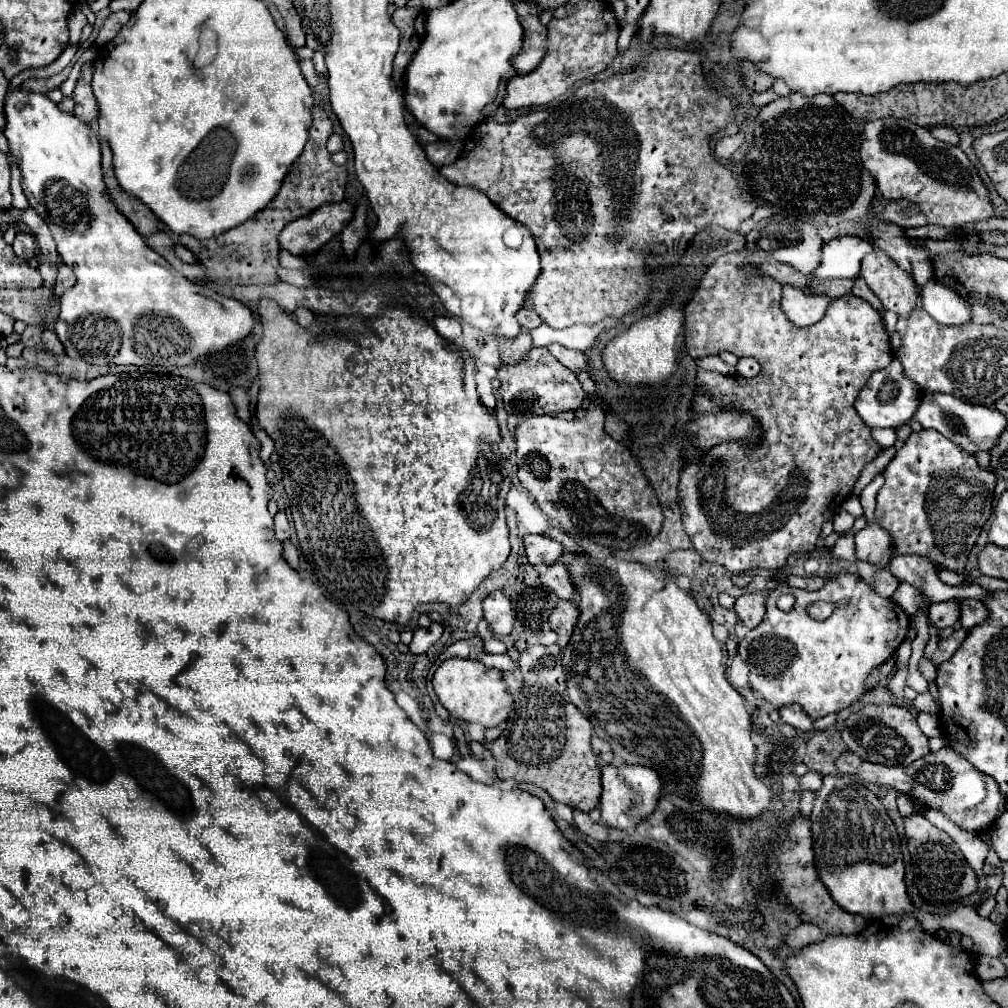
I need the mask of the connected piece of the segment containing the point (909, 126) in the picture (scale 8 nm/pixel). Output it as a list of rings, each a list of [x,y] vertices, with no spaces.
[[[896,117],[870,121],[864,127],[860,155],[884,199],[908,199],[916,203],[934,225],[958,227],[996,217],[990,191],[982,183],[972,161],[960,147],[934,139],[926,127]]]

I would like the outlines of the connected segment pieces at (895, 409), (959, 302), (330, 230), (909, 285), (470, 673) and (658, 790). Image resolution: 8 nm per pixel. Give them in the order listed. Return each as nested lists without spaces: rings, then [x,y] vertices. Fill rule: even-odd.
[[[896,355],[886,369],[876,371],[868,379],[868,383],[862,387],[856,399],[856,411],[860,413],[864,423],[868,423],[868,427],[900,427],[912,419],[918,405],[920,405],[918,385],[910,383],[910,379],[902,375],[902,363],[898,363]]]
[[[930,279],[922,287],[922,307],[940,325],[964,325],[972,321],[970,305],[950,287]]]
[[[342,201],[342,203],[328,203],[328,205],[322,205],[318,211],[314,211],[314,215],[306,215],[306,217],[300,217],[292,223],[288,223],[284,229],[282,229],[282,235],[278,235],[278,243],[280,243],[280,249],[292,253],[292,255],[312,255],[316,251],[320,251],[332,237],[340,235],[342,229],[352,221],[352,207],[350,203]]]
[[[874,251],[866,255],[860,277],[866,279],[868,287],[878,295],[886,311],[906,317],[910,311],[914,311],[914,307],[918,307],[920,291],[912,275],[900,269],[886,253]]]
[[[452,657],[444,661],[438,667],[432,683],[434,683],[434,691],[440,703],[450,711],[450,715],[468,723],[482,723],[484,727],[498,727],[502,721],[508,719],[508,713],[512,711],[512,705],[514,705],[514,697],[508,691],[506,681],[502,679],[502,671],[486,669],[484,663],[474,661],[470,657],[466,659]]]
[[[622,763],[620,767],[604,765],[602,787],[604,787],[602,799],[600,799],[602,823],[614,829],[622,829],[622,831],[632,831],[638,823],[642,823],[642,819],[646,819],[646,815],[652,815],[664,791],[662,777],[656,771],[650,771],[650,767],[628,765],[628,763]]]

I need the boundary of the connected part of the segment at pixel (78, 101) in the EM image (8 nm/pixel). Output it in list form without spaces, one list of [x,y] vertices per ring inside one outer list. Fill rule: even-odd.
[[[92,61],[82,65],[82,71],[80,71],[80,77],[78,77],[74,95],[72,95],[74,115],[78,115],[88,125],[98,117],[98,105],[96,105],[96,97],[92,93],[90,81],[92,81]]]

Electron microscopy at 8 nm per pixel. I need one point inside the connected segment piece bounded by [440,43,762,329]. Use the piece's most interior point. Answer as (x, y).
(642, 137)

